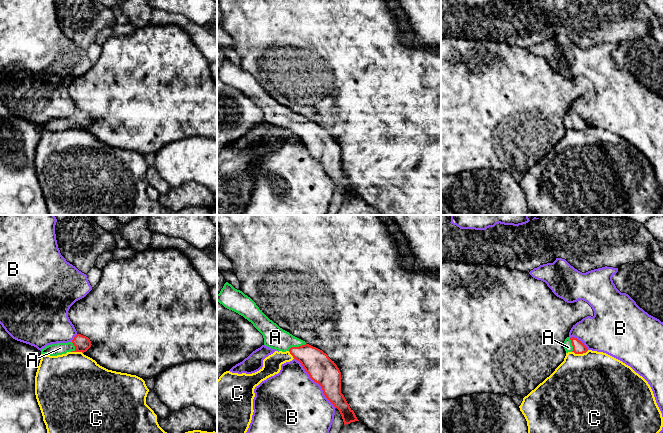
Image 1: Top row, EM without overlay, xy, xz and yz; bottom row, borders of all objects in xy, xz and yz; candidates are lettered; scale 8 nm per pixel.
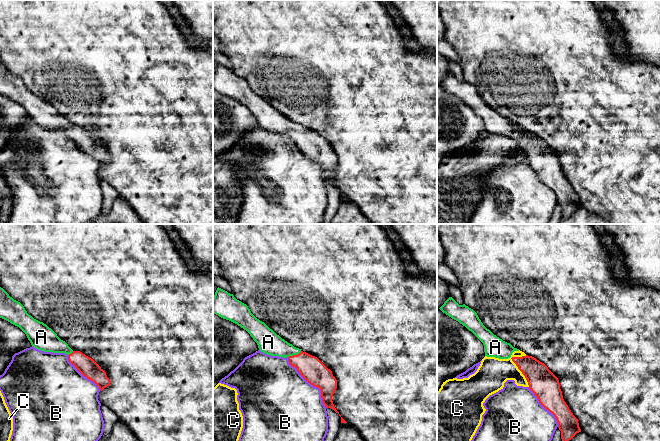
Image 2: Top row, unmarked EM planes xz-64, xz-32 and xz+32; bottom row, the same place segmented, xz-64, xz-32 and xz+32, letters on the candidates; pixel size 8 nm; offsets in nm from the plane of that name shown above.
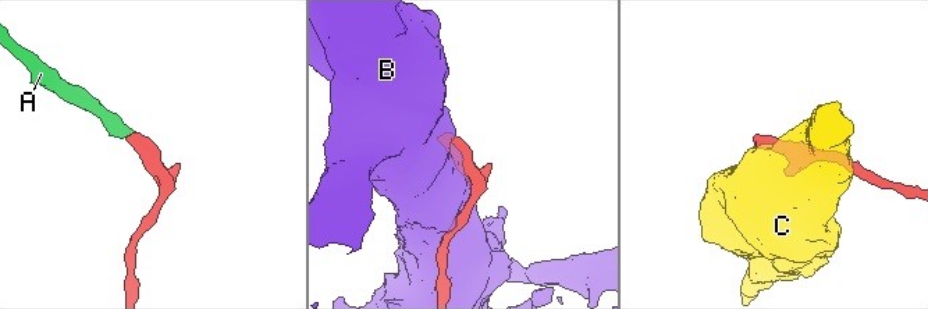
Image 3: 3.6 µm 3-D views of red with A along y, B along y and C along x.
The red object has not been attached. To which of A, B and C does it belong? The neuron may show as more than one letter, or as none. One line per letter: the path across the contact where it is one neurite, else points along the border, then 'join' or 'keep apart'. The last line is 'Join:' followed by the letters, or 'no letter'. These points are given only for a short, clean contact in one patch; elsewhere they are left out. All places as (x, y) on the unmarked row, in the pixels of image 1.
A: across xz (317, 140), (296, 123), (275, 113) | join
B: keep apart
C: keep apart
Join: A

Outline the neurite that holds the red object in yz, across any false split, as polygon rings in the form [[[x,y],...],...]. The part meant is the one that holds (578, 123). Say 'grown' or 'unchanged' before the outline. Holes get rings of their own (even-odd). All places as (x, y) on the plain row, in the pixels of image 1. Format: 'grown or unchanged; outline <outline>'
grown; outline [[[567,113],[564,117],[564,125],[566,129],[574,128],[575,130],[583,130],[588,127],[587,123],[577,114]]]

